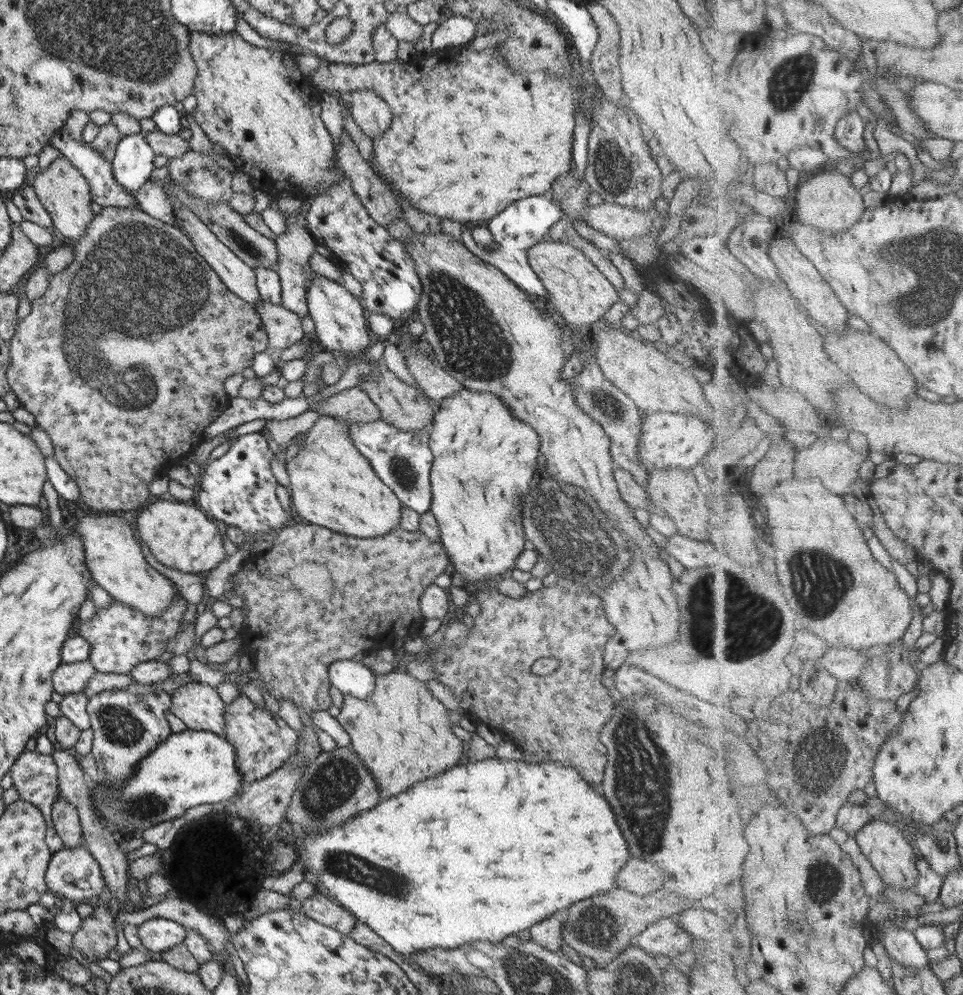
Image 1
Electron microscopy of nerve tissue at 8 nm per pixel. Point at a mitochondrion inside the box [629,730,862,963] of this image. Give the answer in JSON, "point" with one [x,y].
{"point":[824,882]}

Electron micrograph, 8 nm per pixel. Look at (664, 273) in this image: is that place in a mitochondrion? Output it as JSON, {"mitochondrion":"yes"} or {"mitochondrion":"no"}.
{"mitochondrion":"no"}

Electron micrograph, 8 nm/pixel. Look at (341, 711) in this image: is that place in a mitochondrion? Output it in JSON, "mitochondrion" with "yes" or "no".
{"mitochondrion":"no"}

